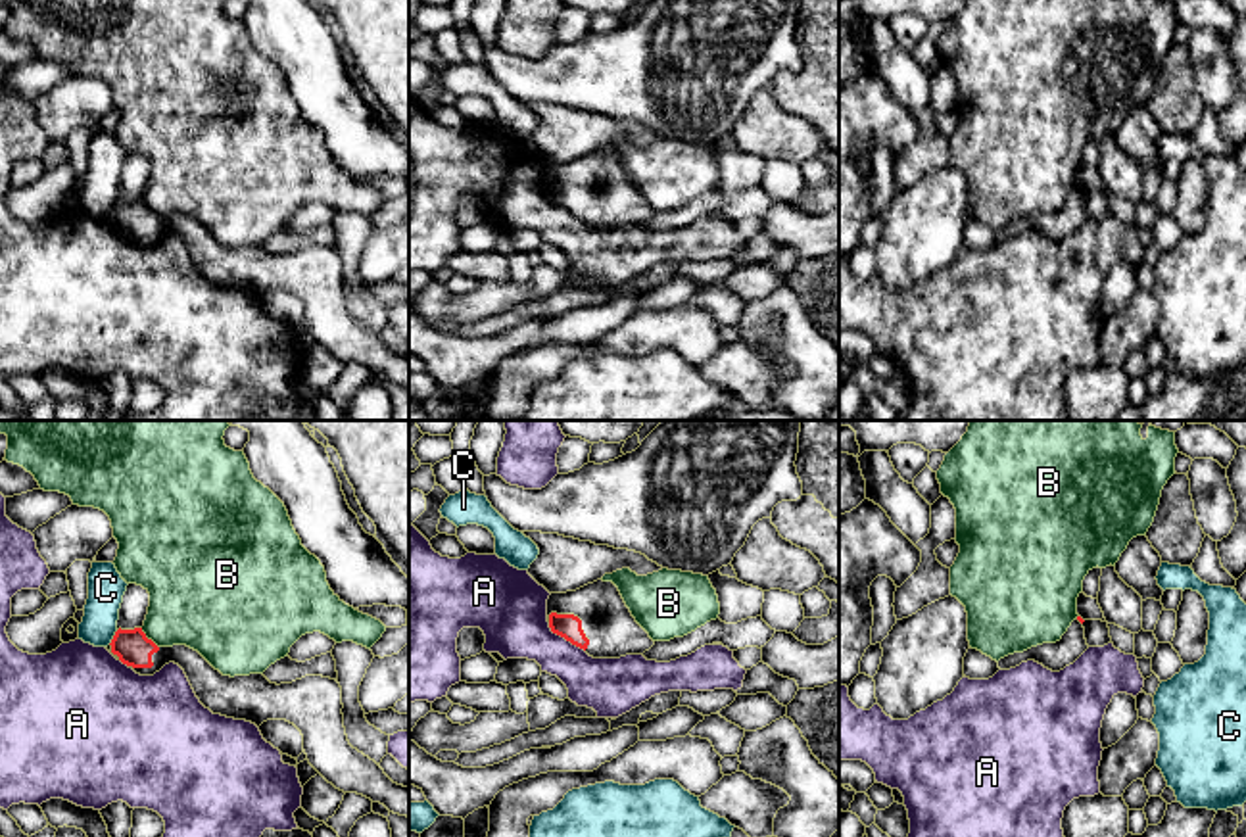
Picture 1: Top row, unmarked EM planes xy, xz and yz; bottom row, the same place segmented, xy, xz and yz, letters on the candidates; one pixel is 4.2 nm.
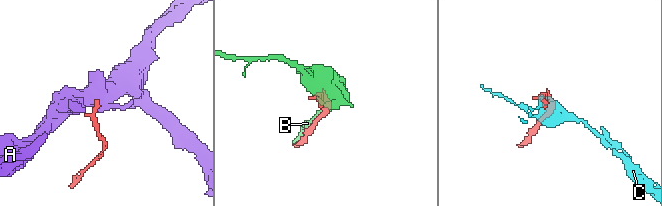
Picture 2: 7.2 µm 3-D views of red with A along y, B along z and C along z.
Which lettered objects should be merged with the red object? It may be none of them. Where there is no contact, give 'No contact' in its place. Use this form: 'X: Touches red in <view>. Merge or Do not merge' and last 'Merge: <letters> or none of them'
A: Touches red in xz. Do not merge
B: Touches red in xy. Do not merge
C: Touches red in xy. Do not merge
Merge: none of them

